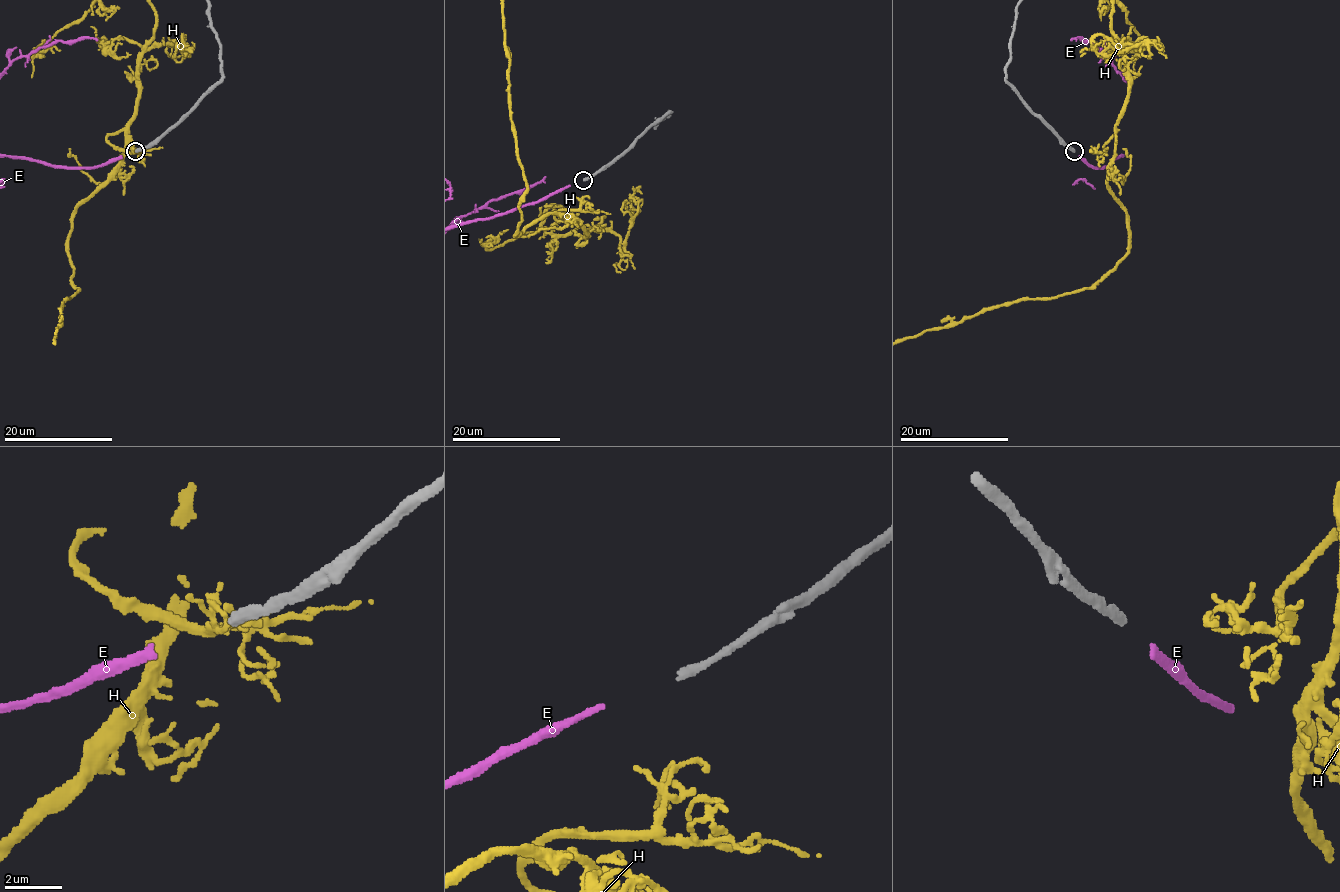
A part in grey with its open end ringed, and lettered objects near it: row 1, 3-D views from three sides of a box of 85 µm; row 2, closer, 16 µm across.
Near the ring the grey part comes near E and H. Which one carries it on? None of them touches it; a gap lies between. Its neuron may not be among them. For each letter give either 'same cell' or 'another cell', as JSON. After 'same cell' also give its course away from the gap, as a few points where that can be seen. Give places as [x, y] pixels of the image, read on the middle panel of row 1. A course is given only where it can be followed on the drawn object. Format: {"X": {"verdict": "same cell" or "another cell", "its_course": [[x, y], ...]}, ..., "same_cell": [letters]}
{"E": {"verdict": "another cell"}, "H": {"verdict": "another cell"}, "same_cell": []}

